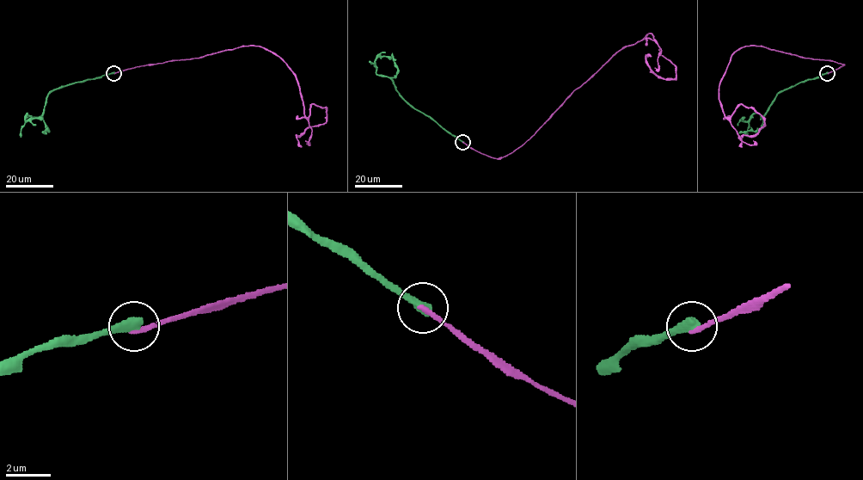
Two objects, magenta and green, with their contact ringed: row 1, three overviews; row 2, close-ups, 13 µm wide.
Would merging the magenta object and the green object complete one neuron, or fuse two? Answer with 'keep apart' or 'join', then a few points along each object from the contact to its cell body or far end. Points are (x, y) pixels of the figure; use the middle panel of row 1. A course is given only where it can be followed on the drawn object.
keep apart; course magenta (463, 142), (494, 158), (511, 153), (616, 53), (648, 33), (676, 78), (658, 77), (651, 56); course green (463, 142), (414, 109), (397, 92), (389, 77), (376, 73), (375, 60), (378, 57), (392, 57)

